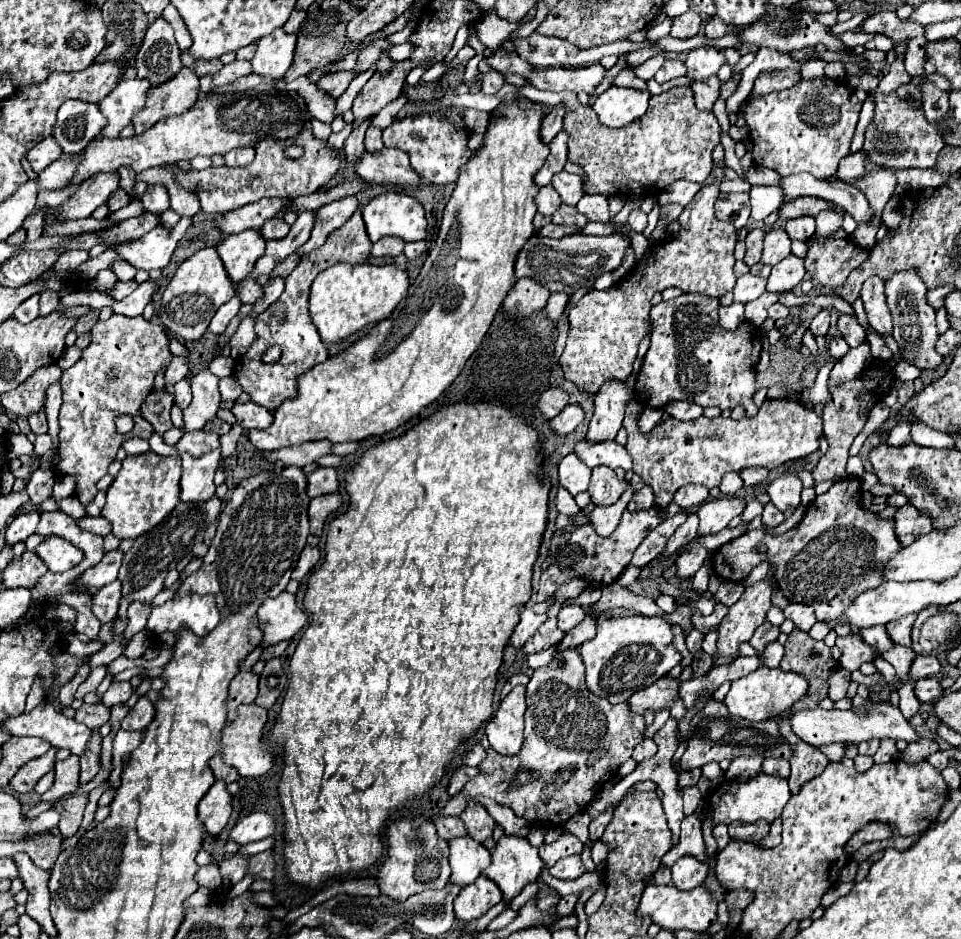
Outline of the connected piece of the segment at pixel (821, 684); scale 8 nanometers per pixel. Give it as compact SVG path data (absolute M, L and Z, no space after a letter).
M795 626L785 644L781 668L799 672L809 680L809 692L791 708L793 712L799 712L805 708L817 708L819 702L827 698L829 676L837 672L839 664L833 660L825 642L813 640L807 632L801 632L801 628Z

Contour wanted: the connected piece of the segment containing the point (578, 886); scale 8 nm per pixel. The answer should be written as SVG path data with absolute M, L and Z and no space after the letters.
M543 870L543 876L541 876L543 882L547 882L551 888L555 888L561 896L565 894L581 894L585 892L587 888L591 888L593 892L597 892L601 888L601 872L599 870L593 870L593 872L585 872L583 876L579 876L575 882L571 880L557 880L553 878L547 870Z

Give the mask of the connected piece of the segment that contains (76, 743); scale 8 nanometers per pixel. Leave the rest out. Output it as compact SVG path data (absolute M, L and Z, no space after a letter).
M49 702L35 706L31 712L23 712L21 716L5 720L1 728L11 736L39 736L51 742L51 746L69 748L71 754L77 756L85 752L87 740L91 736L91 730L85 724L65 718Z

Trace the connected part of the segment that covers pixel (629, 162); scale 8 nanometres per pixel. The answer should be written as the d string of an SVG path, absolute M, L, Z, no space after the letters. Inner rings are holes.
M689 86L671 88L659 96L651 96L649 110L637 118L633 124L625 128L609 128L597 120L597 114L593 108L581 106L577 100L577 94L573 92L545 92L543 96L545 104L567 104L565 114L565 126L563 130L569 132L569 160L579 164L587 172L587 182L583 184L585 194L603 194L603 196L651 196L673 184L675 180L691 180L691 182L703 182L709 176L711 170L711 152L715 144L719 142L719 124L711 112L699 112L693 100L693 90Z

